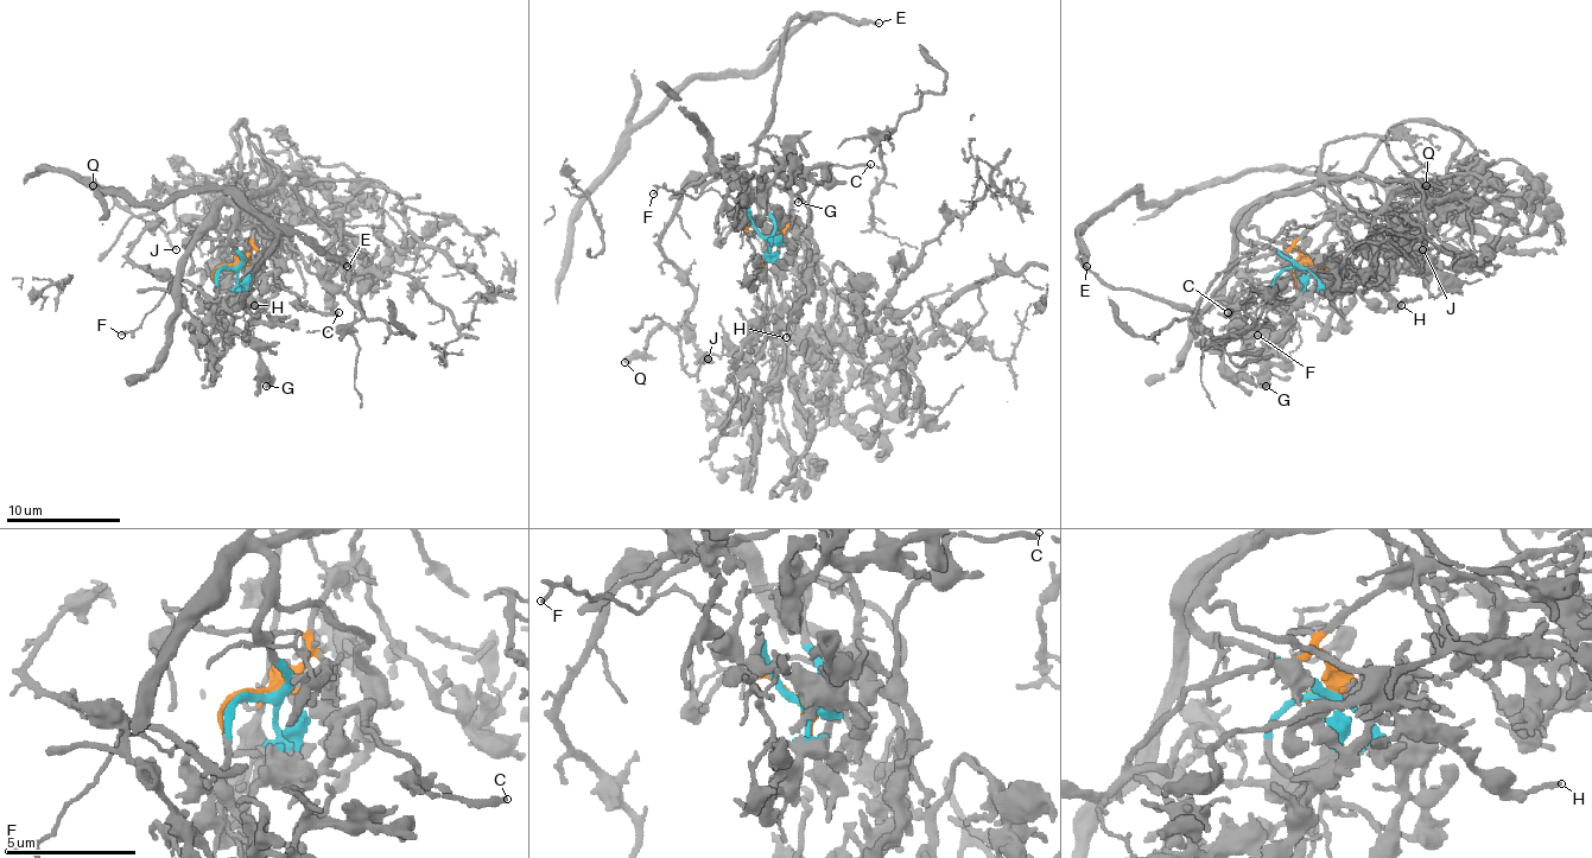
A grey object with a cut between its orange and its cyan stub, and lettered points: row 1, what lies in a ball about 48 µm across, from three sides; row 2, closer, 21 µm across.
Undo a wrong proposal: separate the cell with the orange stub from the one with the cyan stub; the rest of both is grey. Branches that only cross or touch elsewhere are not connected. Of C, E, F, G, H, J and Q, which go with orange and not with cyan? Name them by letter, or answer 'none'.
E, F, J, Q

